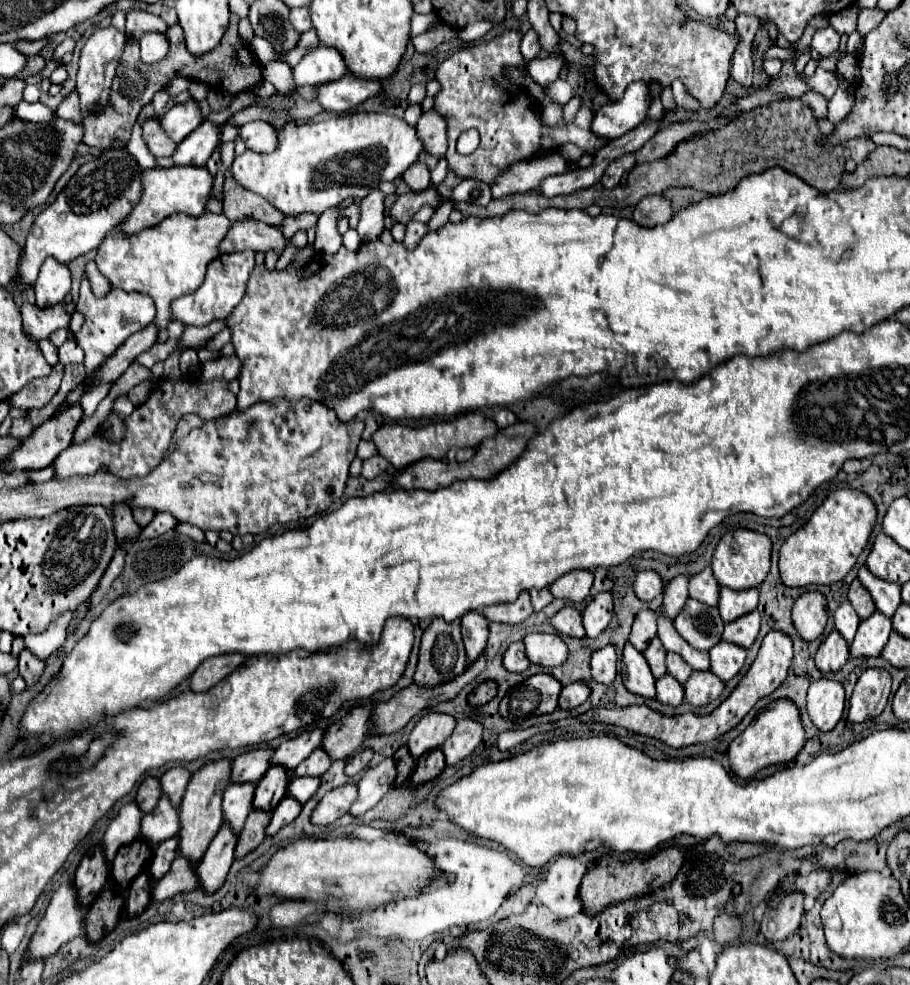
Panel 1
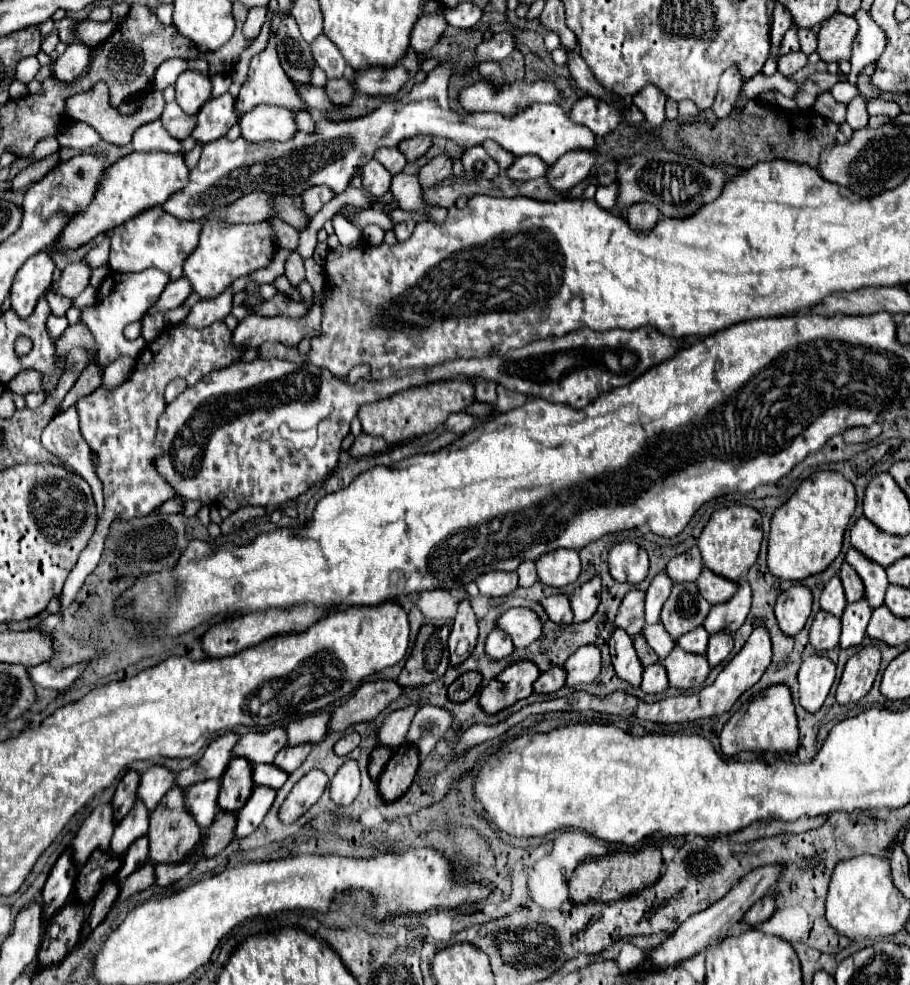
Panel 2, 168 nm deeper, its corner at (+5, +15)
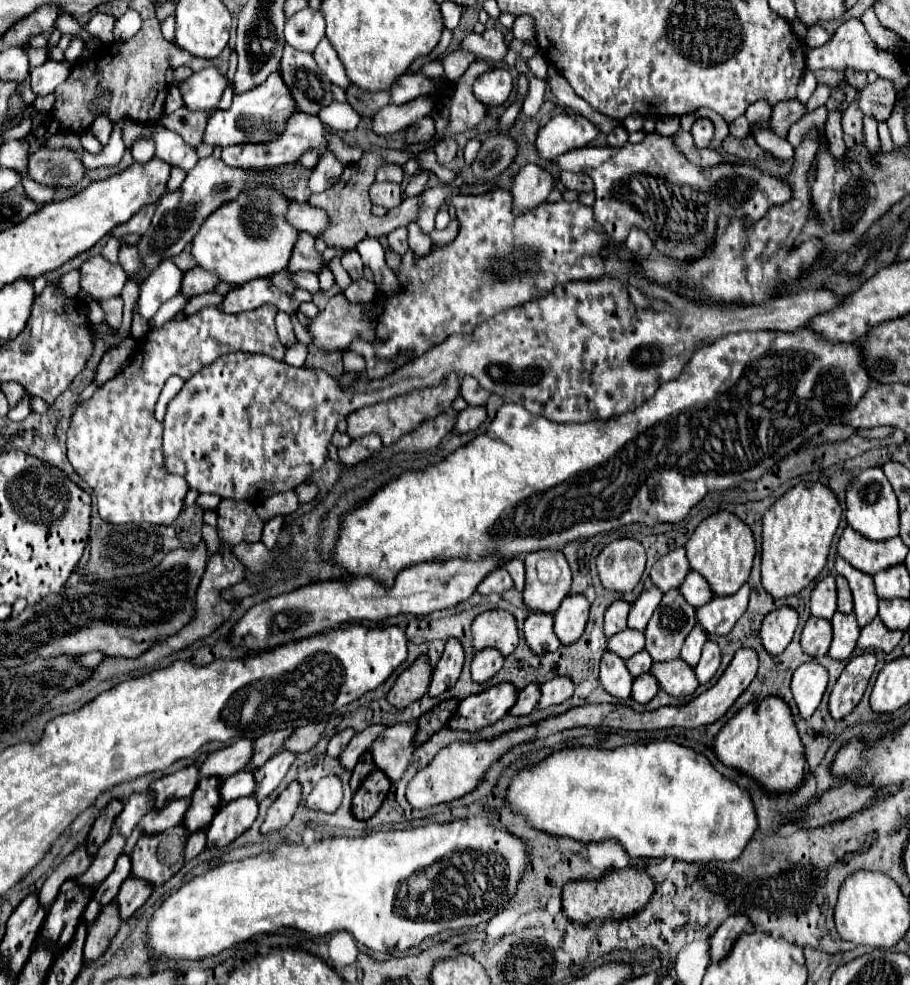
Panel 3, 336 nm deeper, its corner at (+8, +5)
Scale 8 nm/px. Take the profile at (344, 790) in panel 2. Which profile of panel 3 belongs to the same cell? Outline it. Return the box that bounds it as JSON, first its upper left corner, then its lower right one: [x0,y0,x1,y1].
[303,775,341,813]

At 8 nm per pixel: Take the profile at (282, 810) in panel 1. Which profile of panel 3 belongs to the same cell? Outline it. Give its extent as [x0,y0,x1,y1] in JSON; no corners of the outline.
[205,797,257,849]

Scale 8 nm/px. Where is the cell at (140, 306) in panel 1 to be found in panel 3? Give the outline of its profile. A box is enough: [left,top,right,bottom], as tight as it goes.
[139,259,183,319]

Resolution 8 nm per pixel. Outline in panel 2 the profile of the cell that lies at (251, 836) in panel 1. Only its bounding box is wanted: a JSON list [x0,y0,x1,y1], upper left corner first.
[202,811,236,857]

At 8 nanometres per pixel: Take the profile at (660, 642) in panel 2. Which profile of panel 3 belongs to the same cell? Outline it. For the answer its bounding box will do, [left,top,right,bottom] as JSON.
[607,629,643,659]

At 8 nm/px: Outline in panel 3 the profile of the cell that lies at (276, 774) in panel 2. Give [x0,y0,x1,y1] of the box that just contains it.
[219,771,255,803]

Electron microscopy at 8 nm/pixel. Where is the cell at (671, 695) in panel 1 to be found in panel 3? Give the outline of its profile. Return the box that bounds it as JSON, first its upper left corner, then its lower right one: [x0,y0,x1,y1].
[631,673,659,703]

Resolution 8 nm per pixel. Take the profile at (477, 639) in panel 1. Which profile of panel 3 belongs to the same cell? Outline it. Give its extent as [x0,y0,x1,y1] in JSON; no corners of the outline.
[427,639,463,697]

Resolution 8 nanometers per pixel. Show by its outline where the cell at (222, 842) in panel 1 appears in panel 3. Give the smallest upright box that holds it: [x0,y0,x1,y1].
[115,879,153,921]

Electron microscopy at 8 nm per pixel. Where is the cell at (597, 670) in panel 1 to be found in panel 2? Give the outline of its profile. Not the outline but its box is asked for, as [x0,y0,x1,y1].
[564,645,602,685]

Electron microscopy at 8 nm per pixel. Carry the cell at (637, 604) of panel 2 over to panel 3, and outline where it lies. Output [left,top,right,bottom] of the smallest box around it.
[603,601,629,639]

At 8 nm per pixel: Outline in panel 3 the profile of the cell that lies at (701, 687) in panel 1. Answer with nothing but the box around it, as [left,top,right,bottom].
[651,659,699,697]

